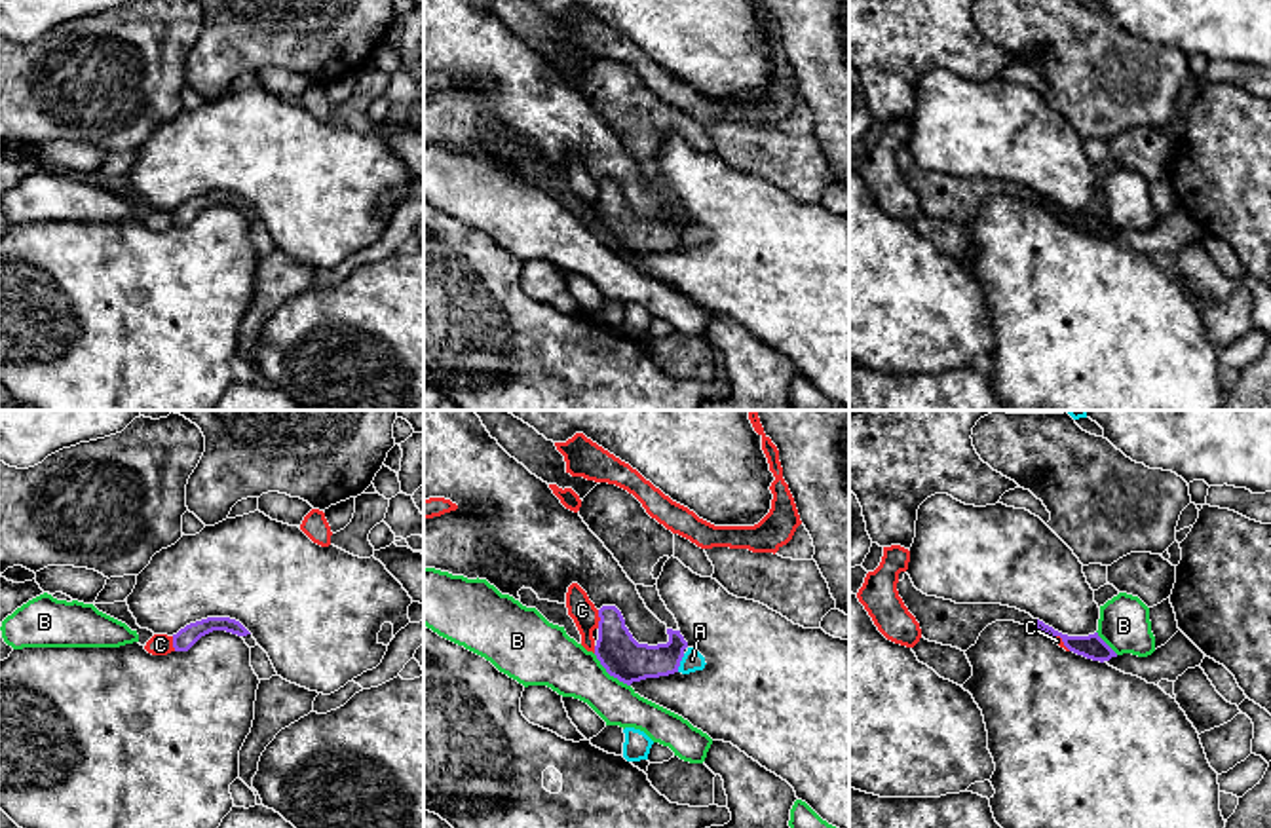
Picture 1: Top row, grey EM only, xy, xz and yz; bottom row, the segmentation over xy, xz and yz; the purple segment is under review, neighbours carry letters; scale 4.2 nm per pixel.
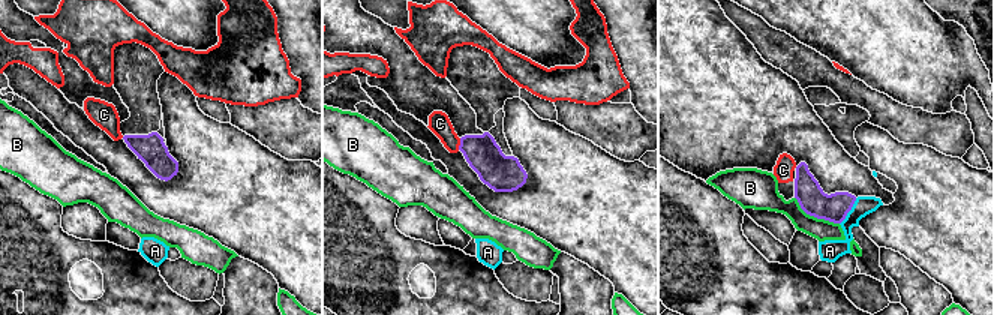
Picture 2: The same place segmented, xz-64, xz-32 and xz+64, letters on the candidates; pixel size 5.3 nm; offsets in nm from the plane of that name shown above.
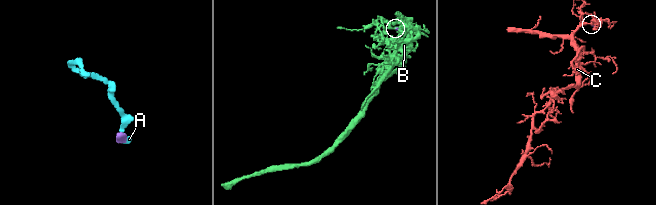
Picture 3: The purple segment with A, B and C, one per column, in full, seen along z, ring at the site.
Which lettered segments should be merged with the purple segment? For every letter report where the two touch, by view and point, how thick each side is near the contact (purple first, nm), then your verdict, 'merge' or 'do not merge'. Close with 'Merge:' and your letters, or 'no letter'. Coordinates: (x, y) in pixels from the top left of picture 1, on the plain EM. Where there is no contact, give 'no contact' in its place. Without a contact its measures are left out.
A: meets purple in xz at (679, 238); 180 nm thick on the purple side, 90 nm on the other; do not merge
B: meets purple in xz at (610, 249); 180 nm thick on the purple side, 240 nm on the other; do not merge
C: meets purple in xz at (601, 194); 180 nm thick on the purple side, 110 nm on the other; do not merge
Merge: no letter

